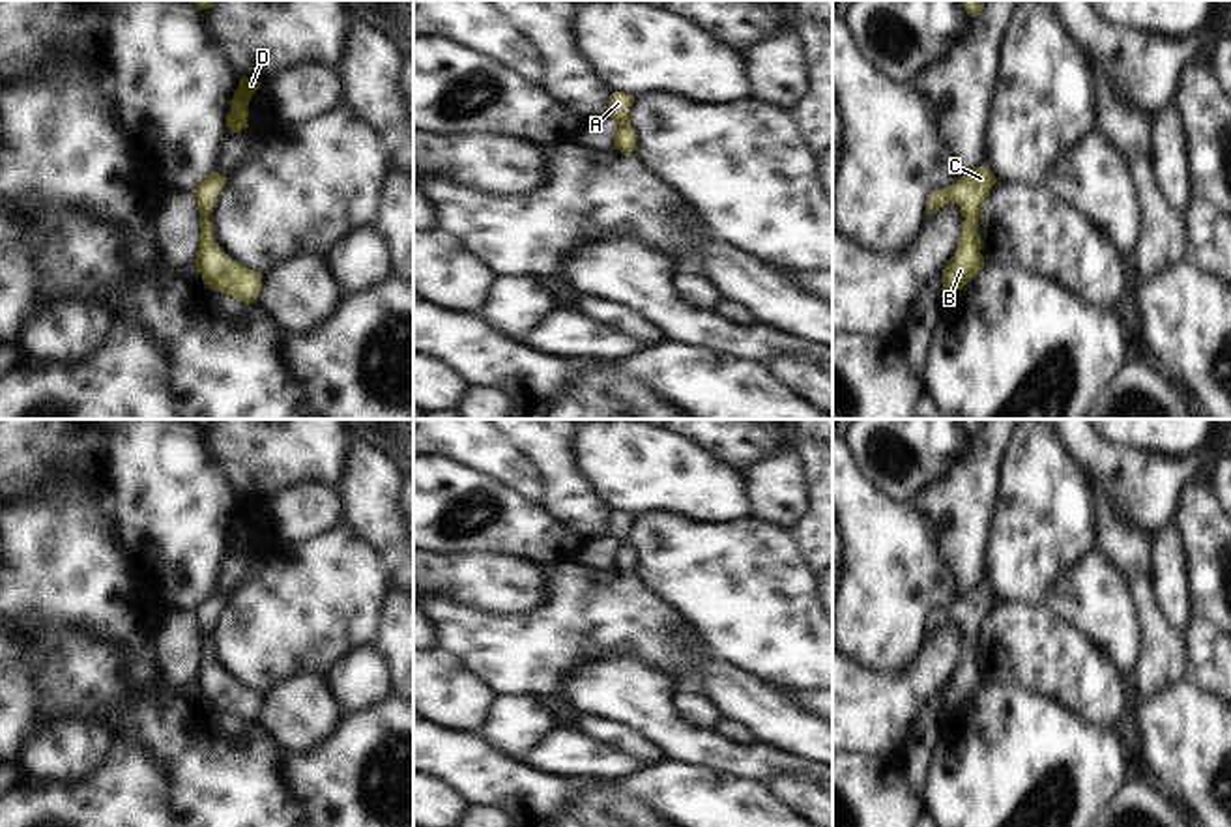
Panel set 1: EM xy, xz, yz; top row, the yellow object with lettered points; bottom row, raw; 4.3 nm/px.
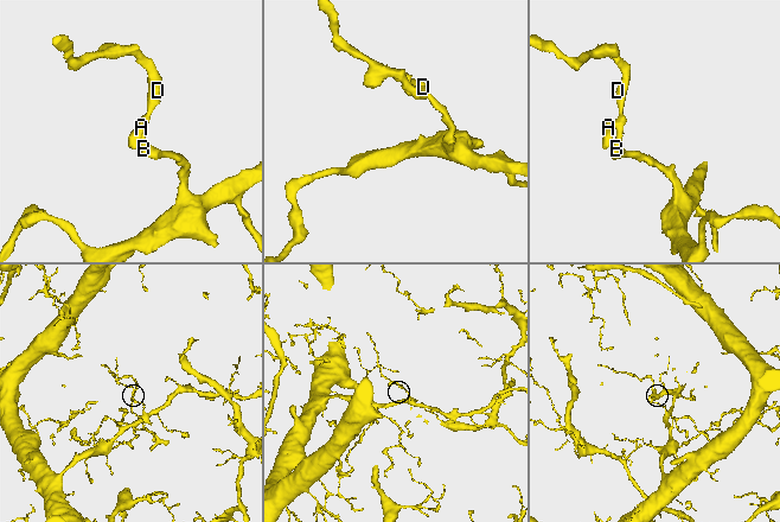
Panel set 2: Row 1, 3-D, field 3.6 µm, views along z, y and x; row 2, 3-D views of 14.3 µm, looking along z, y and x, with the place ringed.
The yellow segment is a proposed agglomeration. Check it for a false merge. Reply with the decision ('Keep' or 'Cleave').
Keep

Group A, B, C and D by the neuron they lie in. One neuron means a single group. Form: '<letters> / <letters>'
A B C D

